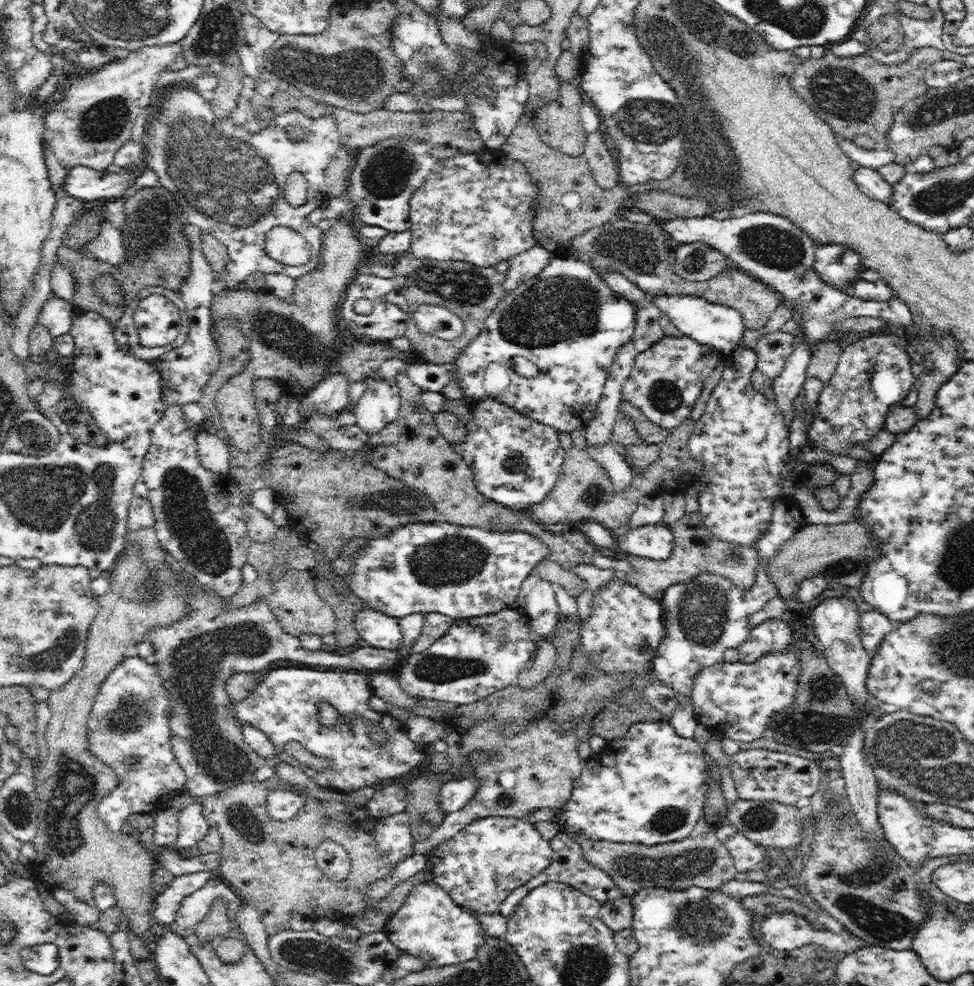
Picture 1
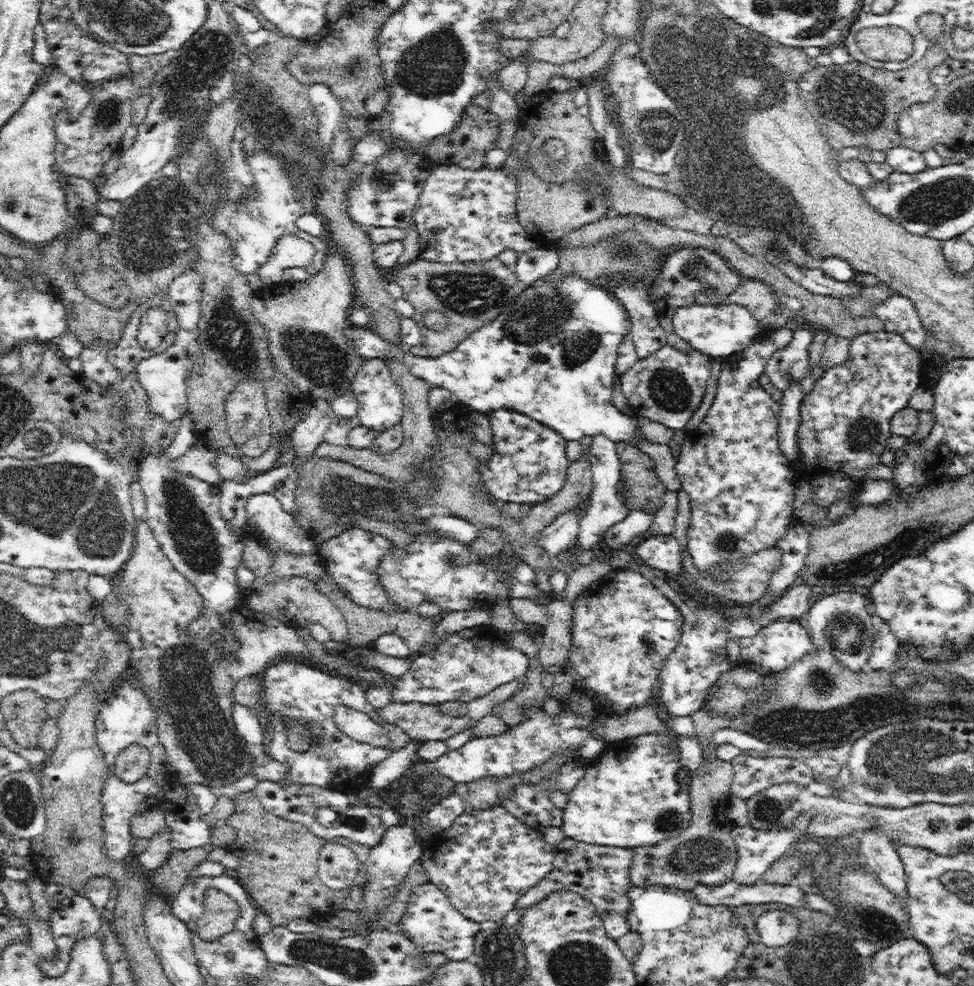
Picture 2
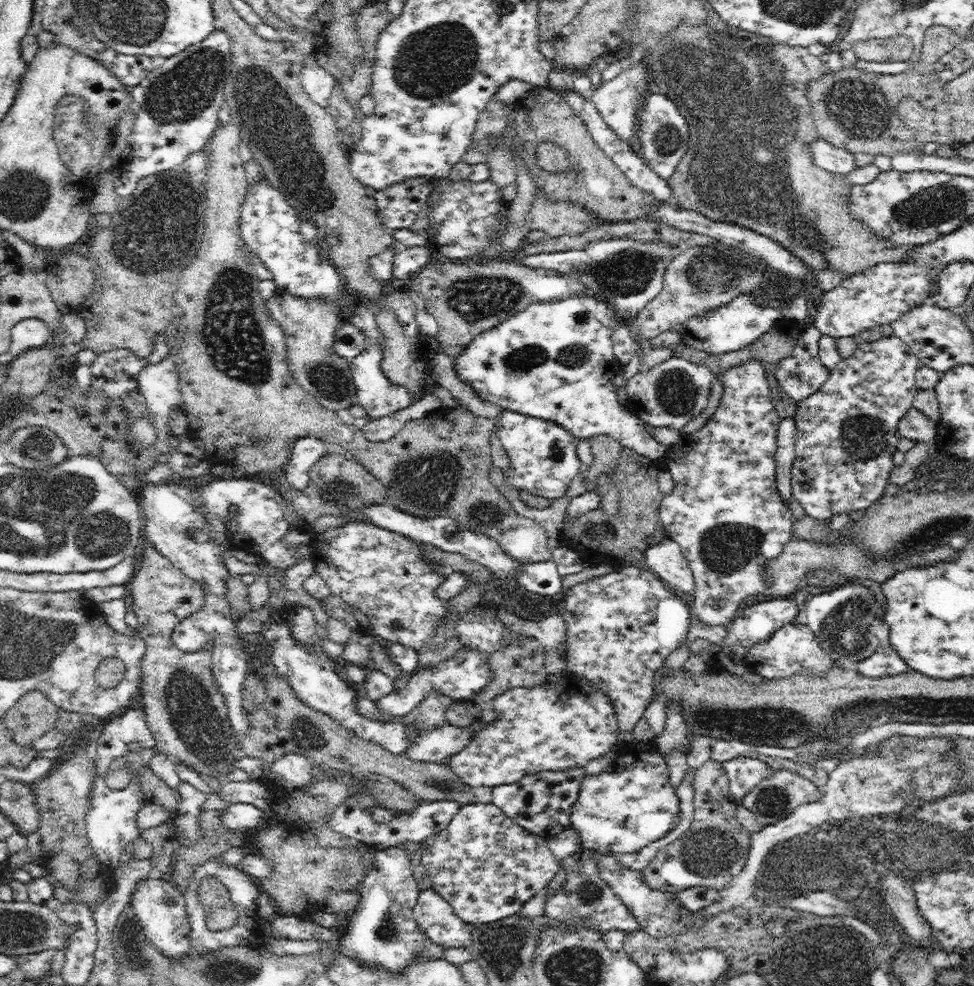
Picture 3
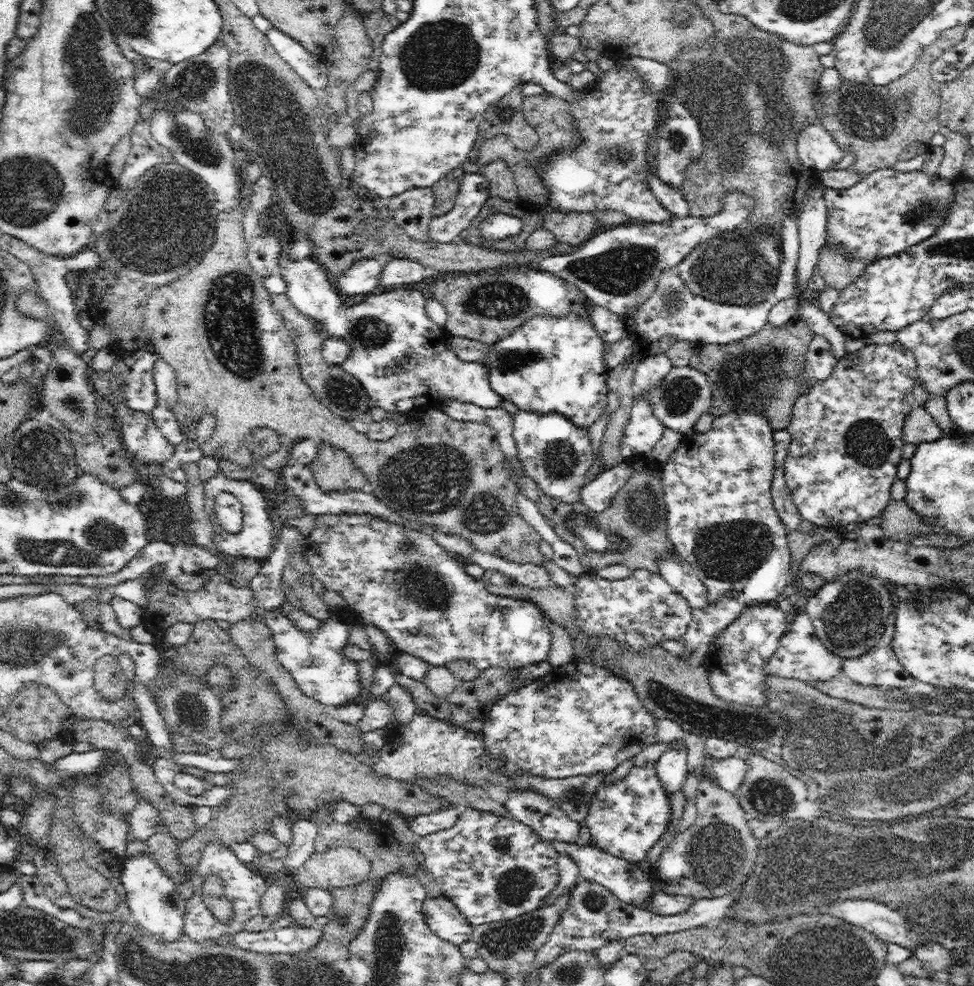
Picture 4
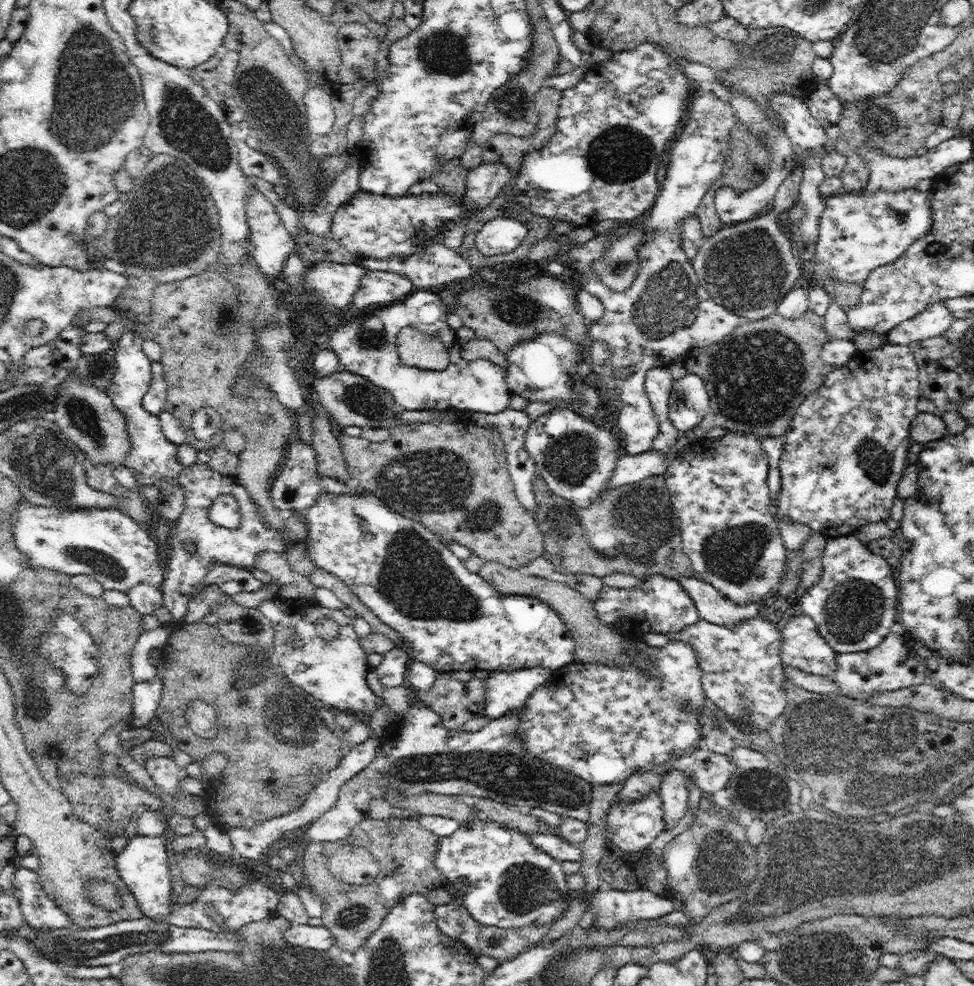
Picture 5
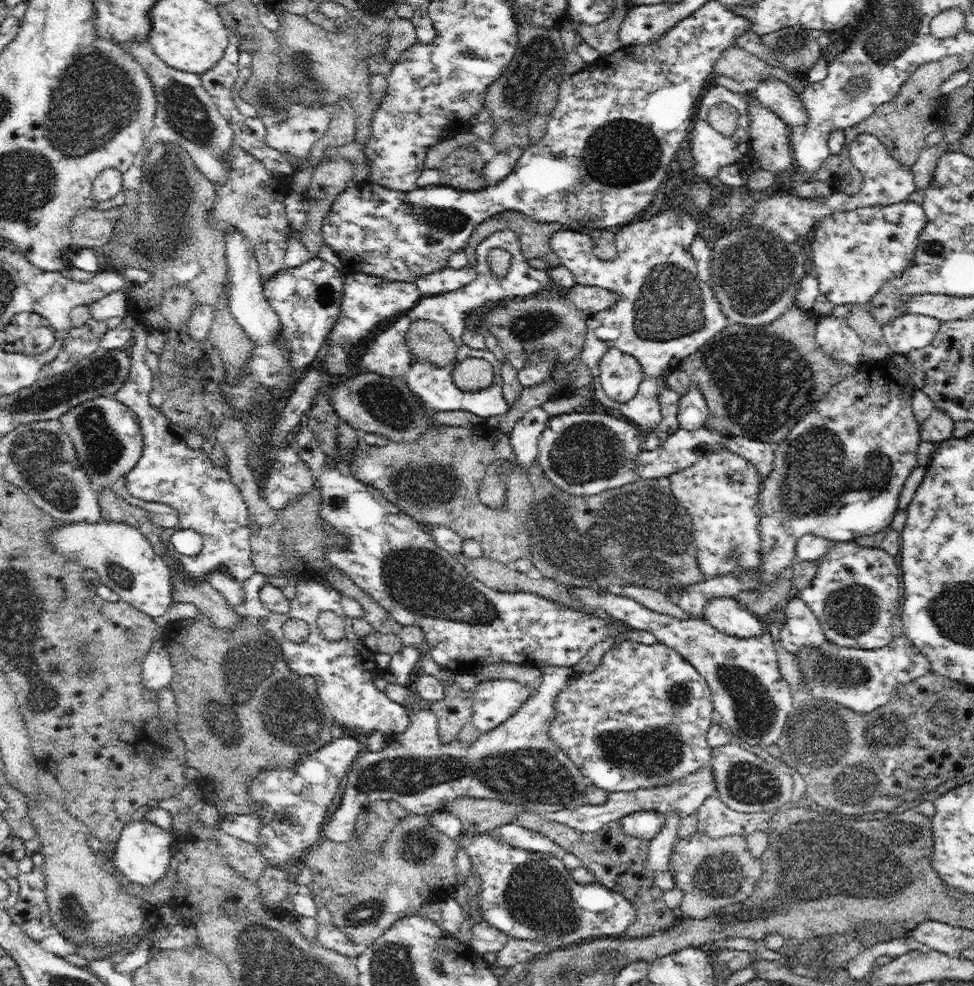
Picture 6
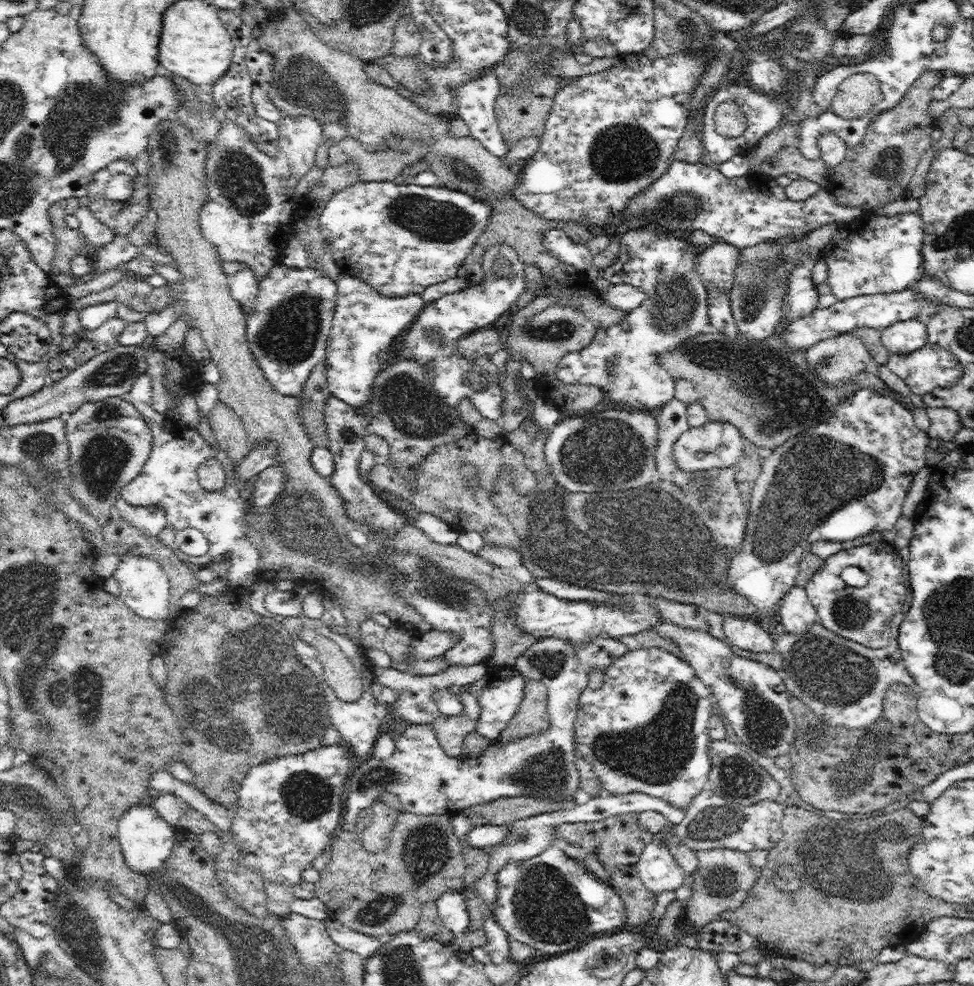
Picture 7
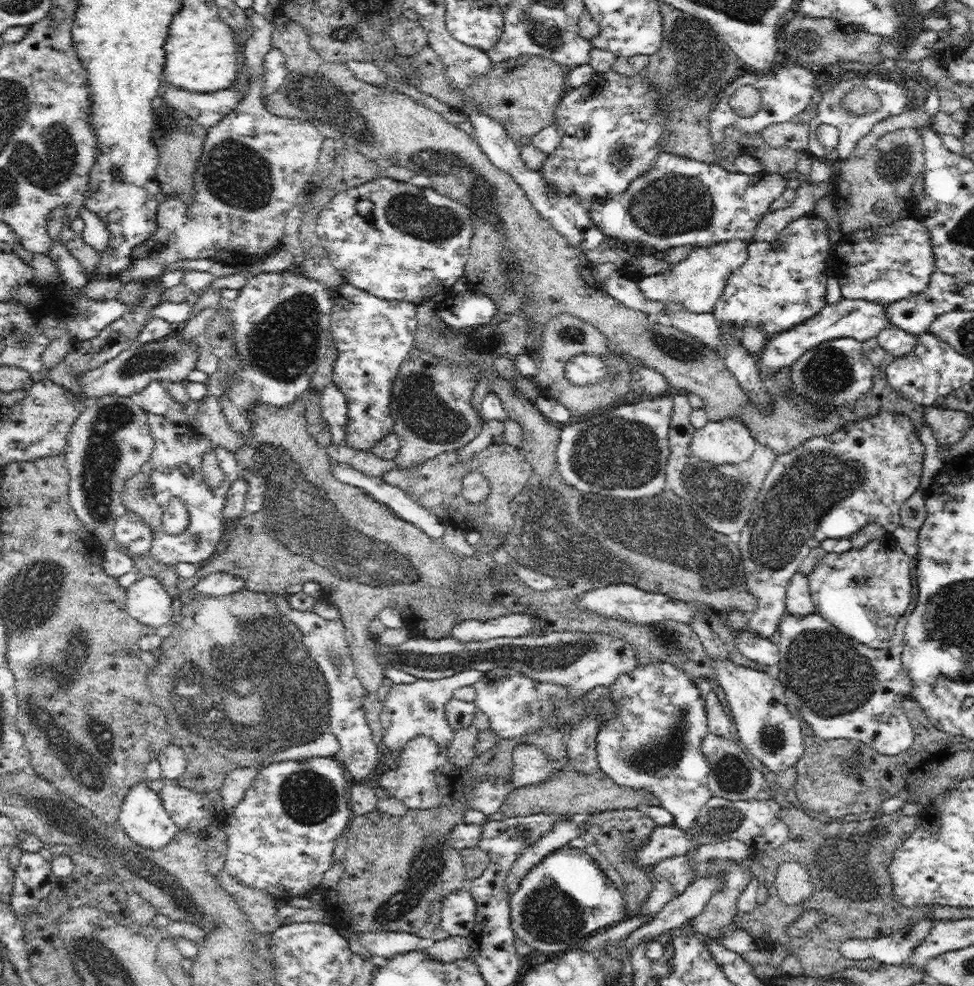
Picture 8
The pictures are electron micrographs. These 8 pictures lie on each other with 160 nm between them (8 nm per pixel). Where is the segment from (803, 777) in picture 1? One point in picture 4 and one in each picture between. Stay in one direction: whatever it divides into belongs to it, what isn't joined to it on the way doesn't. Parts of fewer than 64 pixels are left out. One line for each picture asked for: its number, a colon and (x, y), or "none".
2: (752, 774)
3: (744, 772)
4: (729, 773)

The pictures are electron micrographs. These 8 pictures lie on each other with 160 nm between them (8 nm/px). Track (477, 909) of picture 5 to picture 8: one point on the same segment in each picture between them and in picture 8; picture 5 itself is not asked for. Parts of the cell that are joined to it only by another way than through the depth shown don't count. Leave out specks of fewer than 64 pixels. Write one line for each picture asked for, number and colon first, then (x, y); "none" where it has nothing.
6: (531, 896)
7: (552, 902)
8: (566, 897)

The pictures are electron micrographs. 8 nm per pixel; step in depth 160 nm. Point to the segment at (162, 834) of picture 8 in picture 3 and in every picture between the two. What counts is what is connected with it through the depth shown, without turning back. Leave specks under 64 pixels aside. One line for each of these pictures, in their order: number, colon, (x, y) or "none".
3: (160, 907)
4: (154, 904)
5: (142, 865)
6: (143, 852)
7: (146, 840)

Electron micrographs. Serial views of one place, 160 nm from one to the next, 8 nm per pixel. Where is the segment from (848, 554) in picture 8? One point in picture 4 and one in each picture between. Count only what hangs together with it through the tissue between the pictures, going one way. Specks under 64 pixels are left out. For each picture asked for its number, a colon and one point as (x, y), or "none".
4: (849, 613)
5: (853, 605)
6: (854, 595)
7: (864, 615)

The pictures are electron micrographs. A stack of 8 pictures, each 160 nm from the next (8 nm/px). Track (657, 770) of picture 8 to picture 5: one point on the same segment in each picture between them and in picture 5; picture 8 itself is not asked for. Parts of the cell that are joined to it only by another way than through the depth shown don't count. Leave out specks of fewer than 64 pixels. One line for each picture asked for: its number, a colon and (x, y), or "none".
5: (602, 723)
6: (641, 719)
7: (646, 730)

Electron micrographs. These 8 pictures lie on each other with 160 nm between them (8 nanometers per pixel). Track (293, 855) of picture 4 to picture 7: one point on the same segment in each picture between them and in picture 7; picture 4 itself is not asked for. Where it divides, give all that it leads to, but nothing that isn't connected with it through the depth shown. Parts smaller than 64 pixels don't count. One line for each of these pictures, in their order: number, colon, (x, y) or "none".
5: (426, 756)
6: (517, 762)
7: (427, 781)

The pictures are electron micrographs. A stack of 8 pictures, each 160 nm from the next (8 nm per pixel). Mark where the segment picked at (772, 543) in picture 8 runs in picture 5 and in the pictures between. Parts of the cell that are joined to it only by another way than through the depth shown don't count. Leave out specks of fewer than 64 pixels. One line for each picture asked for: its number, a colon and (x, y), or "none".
5: (846, 448)
6: (838, 474)
7: (848, 476)

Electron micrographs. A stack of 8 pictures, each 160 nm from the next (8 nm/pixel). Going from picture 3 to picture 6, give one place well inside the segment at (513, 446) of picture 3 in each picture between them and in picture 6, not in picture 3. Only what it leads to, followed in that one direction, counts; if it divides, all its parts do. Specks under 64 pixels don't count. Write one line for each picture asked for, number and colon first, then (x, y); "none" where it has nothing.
4: (557, 454)
5: (576, 458)
6: (583, 454)

